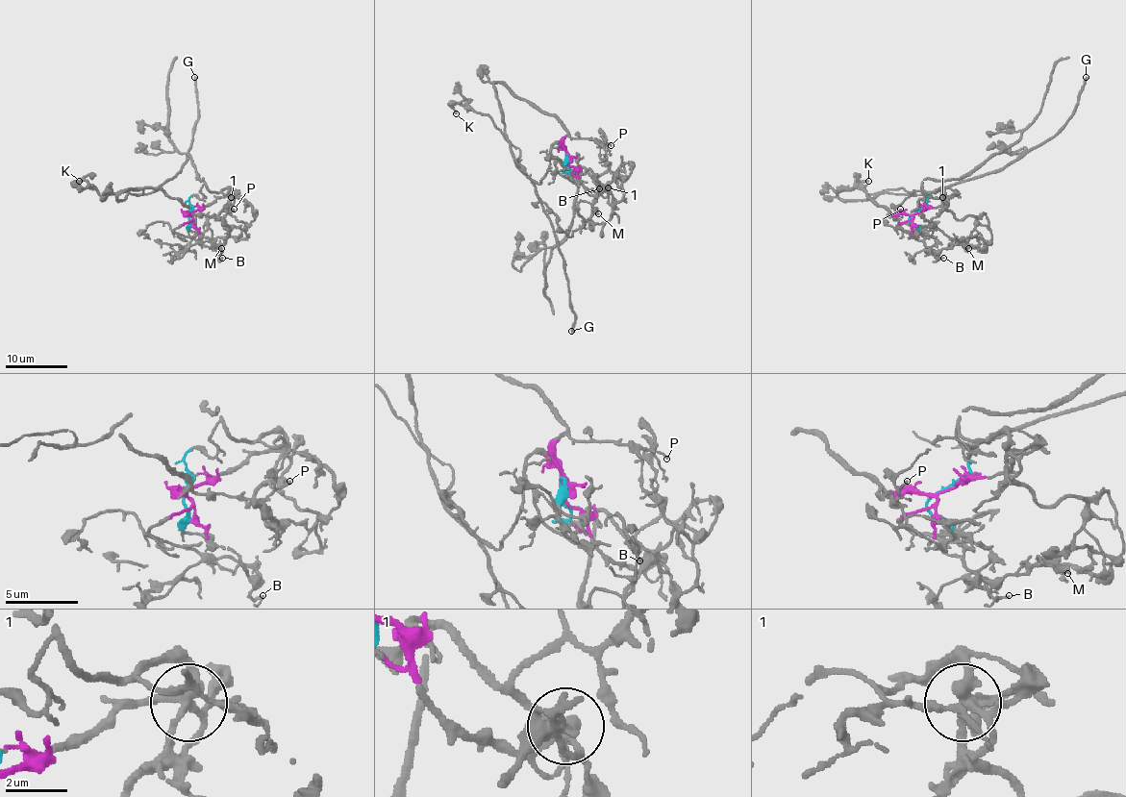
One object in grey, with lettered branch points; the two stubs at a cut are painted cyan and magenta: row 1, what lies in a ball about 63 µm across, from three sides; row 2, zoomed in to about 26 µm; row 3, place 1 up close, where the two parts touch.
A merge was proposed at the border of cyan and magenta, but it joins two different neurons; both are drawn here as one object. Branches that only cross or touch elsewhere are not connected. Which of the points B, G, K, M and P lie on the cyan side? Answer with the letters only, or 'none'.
B, M

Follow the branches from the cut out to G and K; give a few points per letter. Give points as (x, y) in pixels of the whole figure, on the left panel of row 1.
G: (189, 213), (162, 190), (130, 188), (117, 196), (146, 194), (187, 162), (197, 121), (194, 76)
K: (189, 213), (177, 198), (157, 188), (130, 188), (118, 199), (126, 190), (100, 194), (79, 181)

